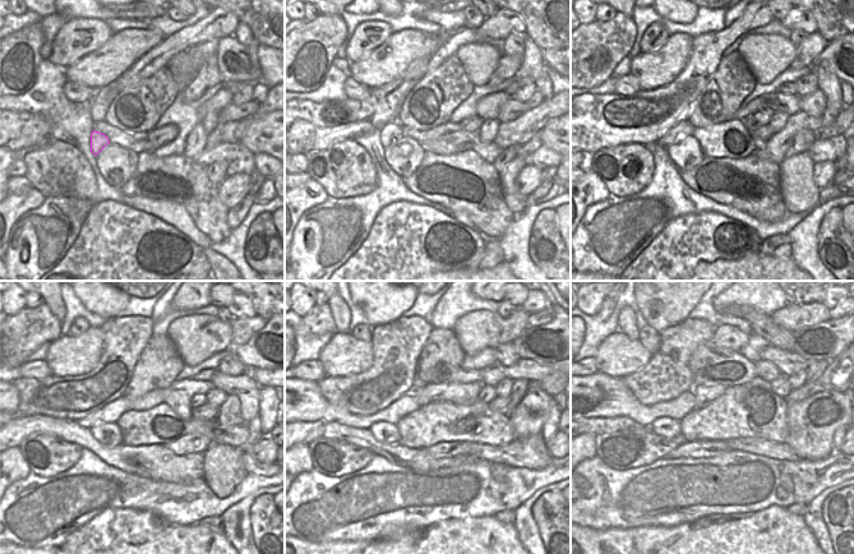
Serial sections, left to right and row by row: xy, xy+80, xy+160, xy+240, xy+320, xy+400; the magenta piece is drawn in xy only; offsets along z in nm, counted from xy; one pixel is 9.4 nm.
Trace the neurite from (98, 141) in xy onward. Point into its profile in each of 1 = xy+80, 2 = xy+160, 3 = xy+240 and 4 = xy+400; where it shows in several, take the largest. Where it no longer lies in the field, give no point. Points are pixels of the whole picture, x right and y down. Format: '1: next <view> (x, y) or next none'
1: next xy+80 (391, 132)
2: next xy+160 (684, 128)
3: next xy+240 (115, 409)
4: next xy+400 (598, 395)

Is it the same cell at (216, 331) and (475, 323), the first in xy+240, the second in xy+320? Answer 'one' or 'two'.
one

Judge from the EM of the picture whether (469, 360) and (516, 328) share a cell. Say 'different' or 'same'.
different

